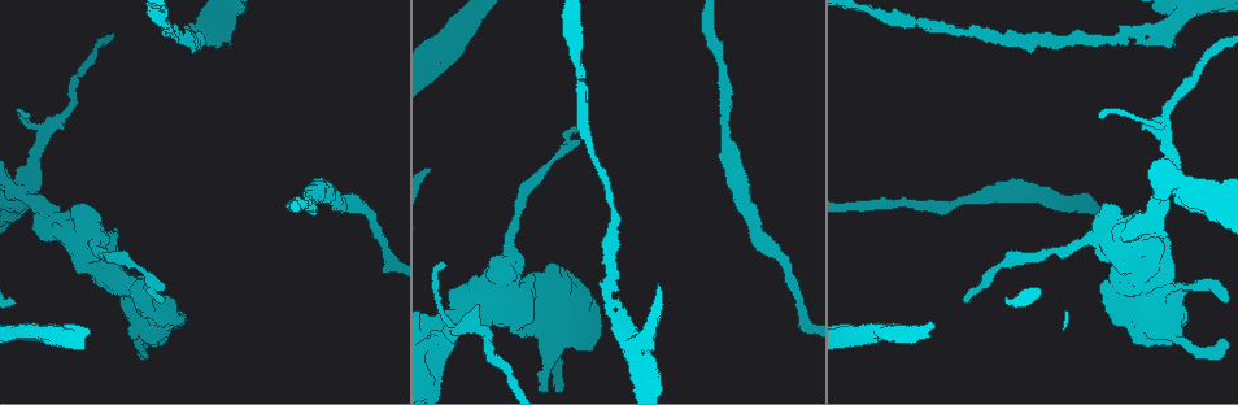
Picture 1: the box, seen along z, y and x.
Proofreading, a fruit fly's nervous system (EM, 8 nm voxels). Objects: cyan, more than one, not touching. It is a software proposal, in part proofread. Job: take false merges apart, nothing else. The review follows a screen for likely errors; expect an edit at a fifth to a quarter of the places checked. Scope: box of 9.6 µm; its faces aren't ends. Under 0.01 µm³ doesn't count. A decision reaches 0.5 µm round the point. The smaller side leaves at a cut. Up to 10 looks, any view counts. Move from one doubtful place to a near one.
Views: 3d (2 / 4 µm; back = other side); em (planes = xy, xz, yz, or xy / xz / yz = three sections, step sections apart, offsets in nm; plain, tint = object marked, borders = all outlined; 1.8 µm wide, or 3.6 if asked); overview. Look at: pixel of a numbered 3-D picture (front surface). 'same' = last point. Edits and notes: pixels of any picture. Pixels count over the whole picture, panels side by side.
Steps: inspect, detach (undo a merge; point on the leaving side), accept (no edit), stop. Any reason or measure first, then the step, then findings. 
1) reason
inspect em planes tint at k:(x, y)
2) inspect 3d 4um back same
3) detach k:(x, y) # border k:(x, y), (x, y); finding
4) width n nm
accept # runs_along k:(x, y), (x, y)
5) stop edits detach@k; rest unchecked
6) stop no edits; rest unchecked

inspect 3d 2um at 1:(431, 53)

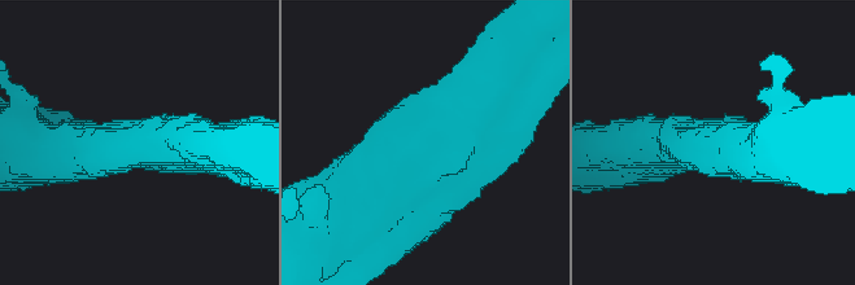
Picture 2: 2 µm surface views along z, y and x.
inspect em xy step 8 tint at 2:(140, 142)

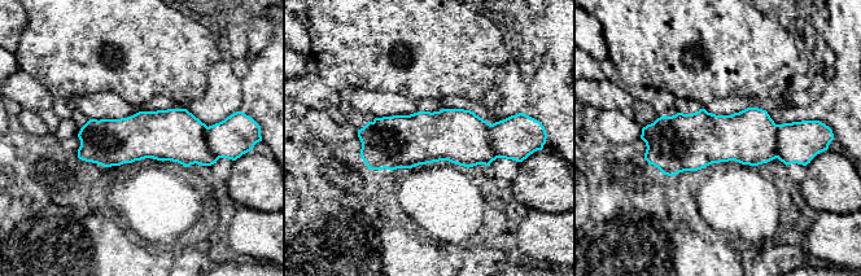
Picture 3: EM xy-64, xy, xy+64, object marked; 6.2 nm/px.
cut it another way
inspect em planes tint same

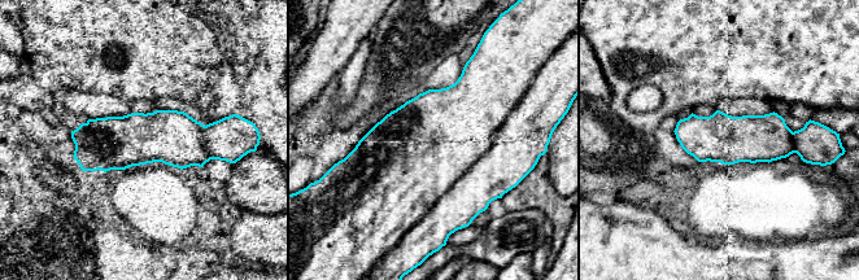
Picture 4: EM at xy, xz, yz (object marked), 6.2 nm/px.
detach 4:(443, 139) # border 4:(517, 104), (491, 147), (413, 226); two neurons meet here

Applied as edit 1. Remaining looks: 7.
redraw
inspect overview

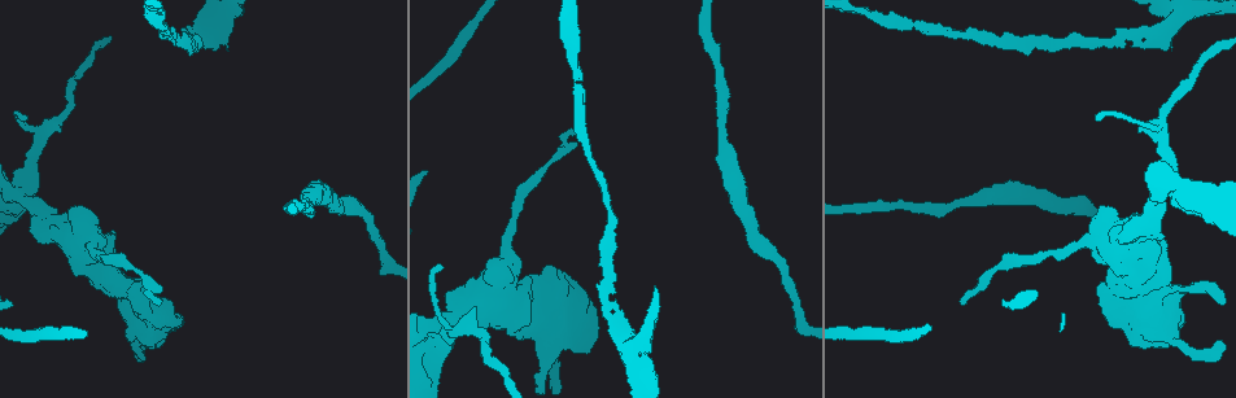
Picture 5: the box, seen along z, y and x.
calibre changes
inspect 3d 4um at 5:(547, 305)

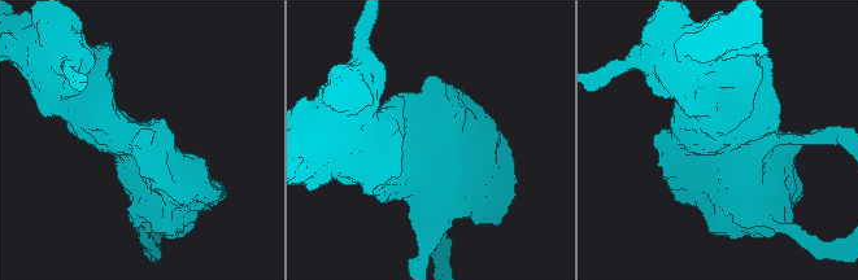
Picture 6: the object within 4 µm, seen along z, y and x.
shape alone is not enough
inspect em 3.6um yz step 8 tint at 6:(432, 145)

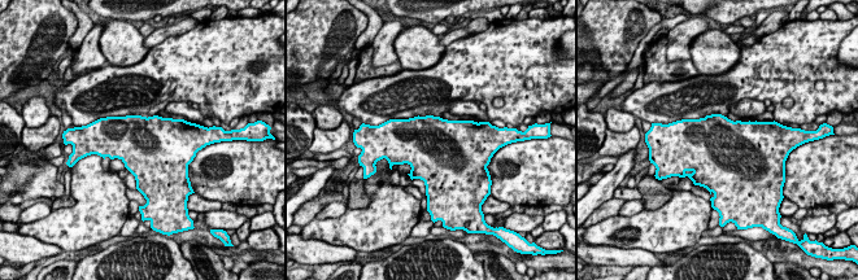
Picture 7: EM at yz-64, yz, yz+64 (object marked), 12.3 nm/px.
another direction
inspect em 3.6um planes tint same

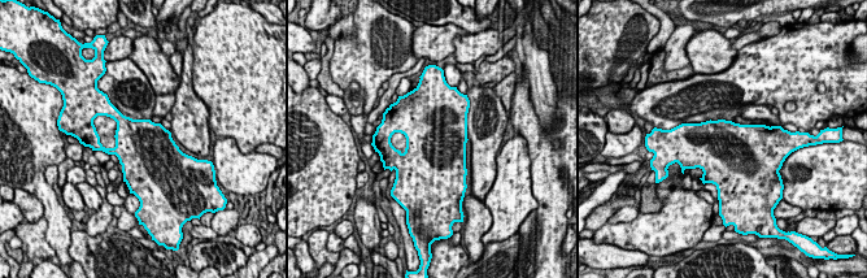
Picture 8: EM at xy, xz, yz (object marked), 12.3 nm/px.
width 700 nm
accept # all the same neuron

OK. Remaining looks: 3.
looks like a crossing
inspect em planes plain at 5:(434, 338)

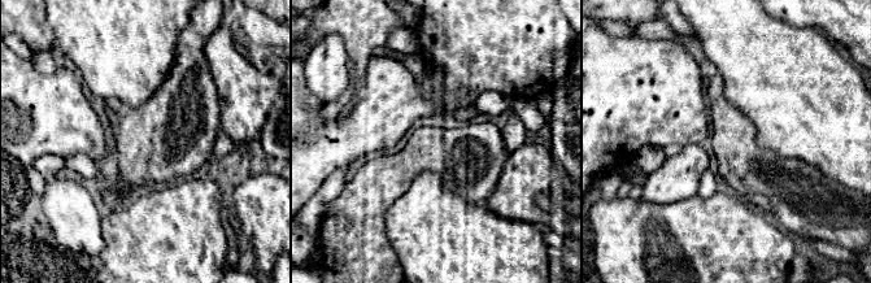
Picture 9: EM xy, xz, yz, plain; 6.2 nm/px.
where the object lies
inspect em planes tint same

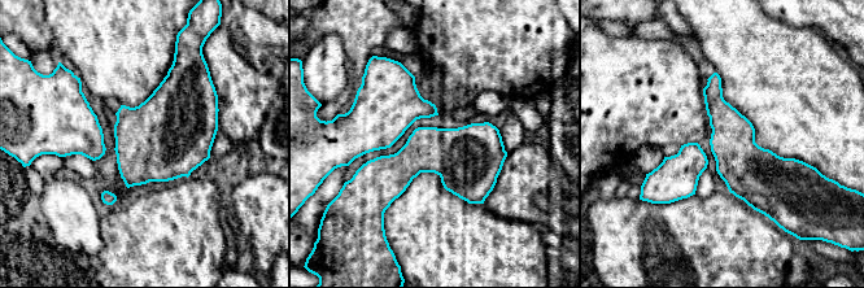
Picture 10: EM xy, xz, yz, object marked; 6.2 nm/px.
accept # continuous, no second neuron

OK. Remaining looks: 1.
three-way junction
inspect em 3.6um planes borders at 5:(1179, 16)

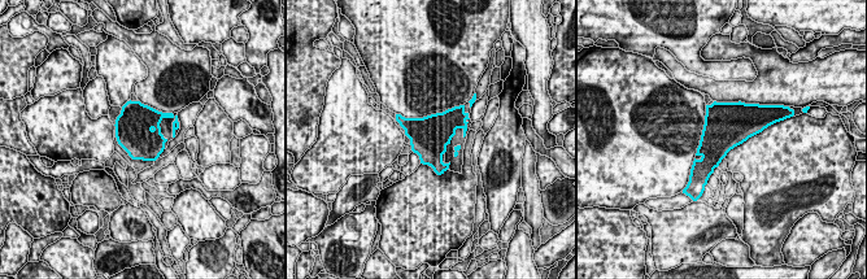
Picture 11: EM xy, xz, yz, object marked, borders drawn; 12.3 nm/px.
accept # all the same neuron

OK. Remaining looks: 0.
stop edits detach@4; rest unchecked

